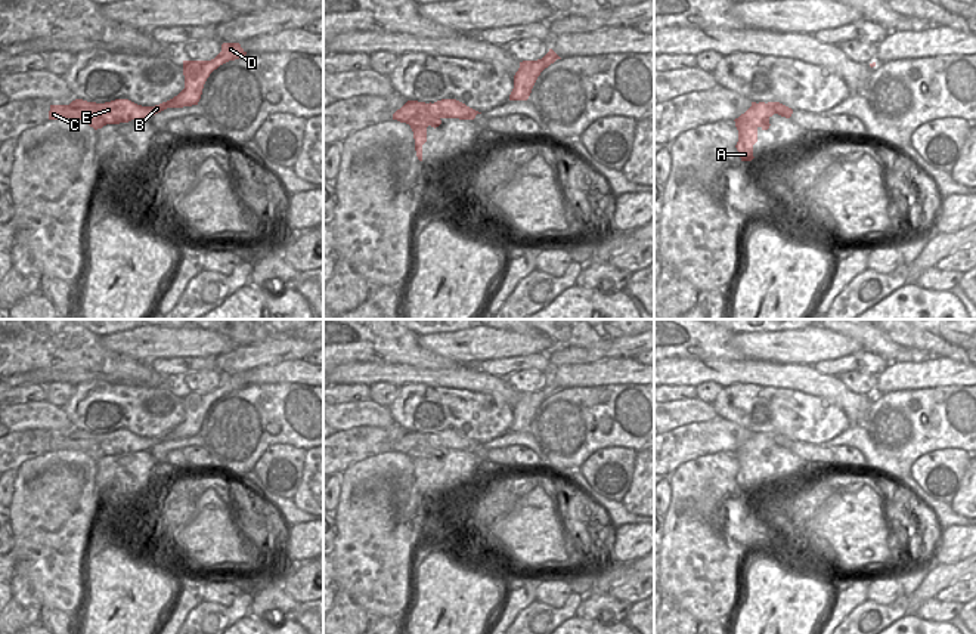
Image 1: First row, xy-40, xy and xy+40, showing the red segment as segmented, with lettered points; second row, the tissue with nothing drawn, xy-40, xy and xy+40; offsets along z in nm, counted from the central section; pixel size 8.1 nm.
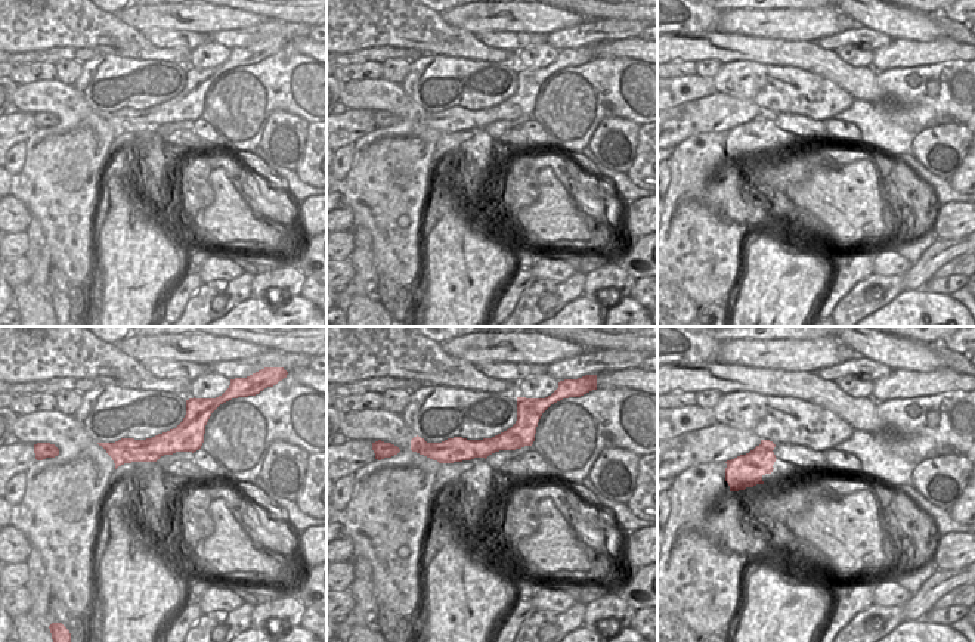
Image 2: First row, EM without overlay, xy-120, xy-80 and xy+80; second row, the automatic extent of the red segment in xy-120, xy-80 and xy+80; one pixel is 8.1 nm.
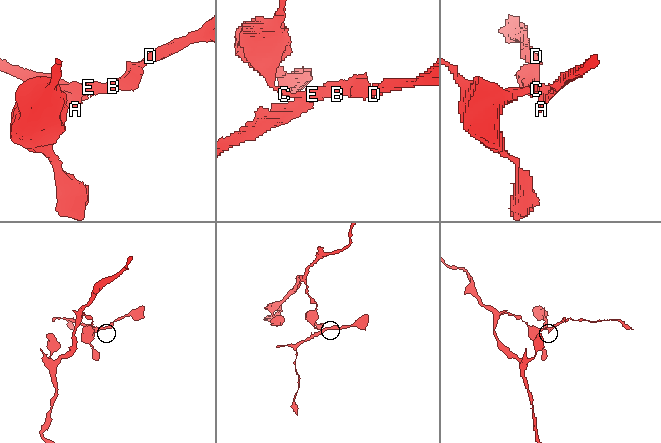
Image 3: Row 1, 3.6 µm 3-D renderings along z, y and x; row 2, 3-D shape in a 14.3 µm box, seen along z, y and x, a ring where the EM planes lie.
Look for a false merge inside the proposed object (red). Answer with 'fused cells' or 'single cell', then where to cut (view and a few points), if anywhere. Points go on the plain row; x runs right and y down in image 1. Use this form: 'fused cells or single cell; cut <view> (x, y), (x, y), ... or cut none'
fused cells; cut xy (439, 451), (423, 439), (414, 454), (406, 454)

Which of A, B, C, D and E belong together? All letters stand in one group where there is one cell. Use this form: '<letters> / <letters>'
A / B C D E

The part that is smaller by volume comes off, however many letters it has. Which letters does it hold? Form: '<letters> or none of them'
A.

